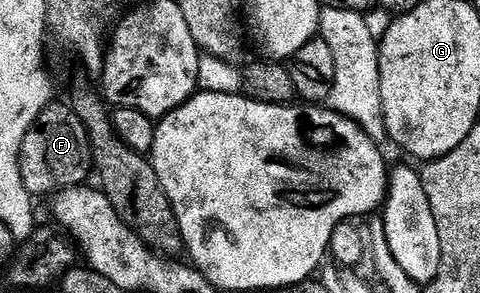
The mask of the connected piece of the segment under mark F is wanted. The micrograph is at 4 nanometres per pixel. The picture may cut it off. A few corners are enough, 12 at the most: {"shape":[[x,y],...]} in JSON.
{"shape":[[69,103],[28,130],[20,174],[31,197],[85,185],[90,136]]}

